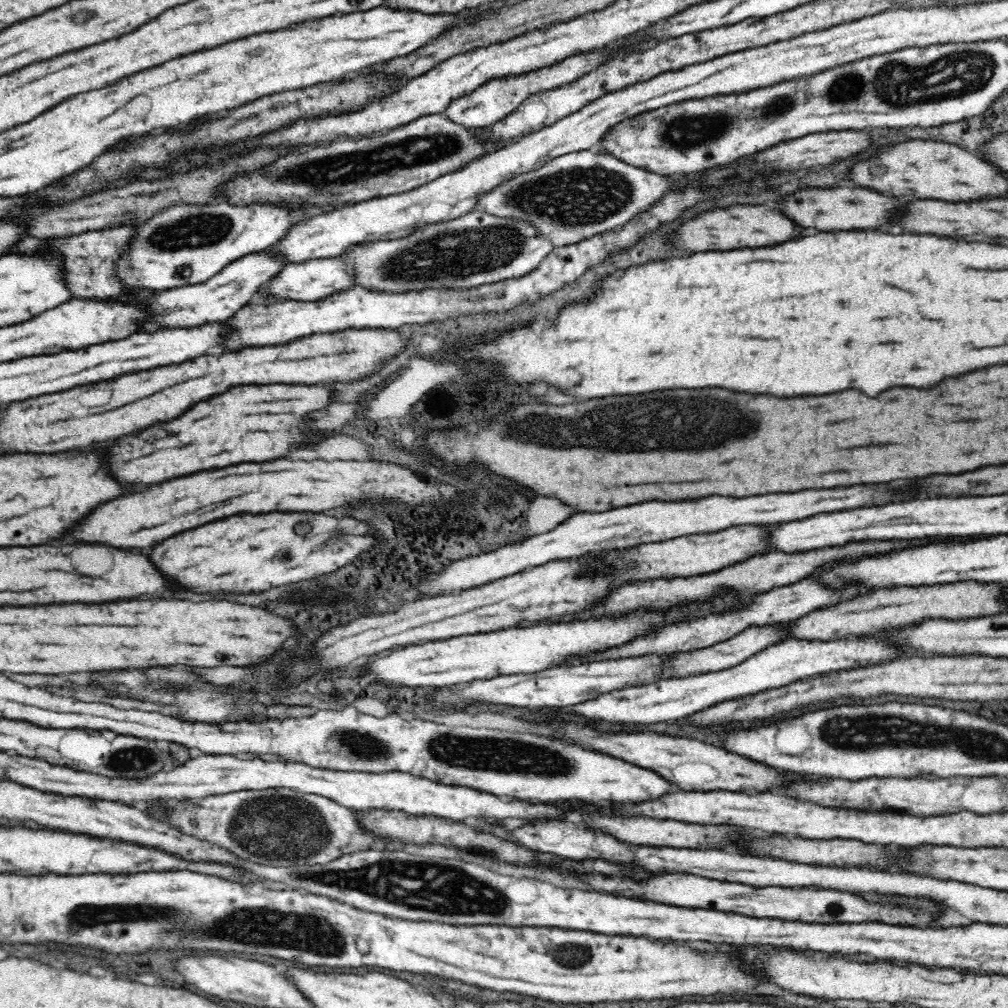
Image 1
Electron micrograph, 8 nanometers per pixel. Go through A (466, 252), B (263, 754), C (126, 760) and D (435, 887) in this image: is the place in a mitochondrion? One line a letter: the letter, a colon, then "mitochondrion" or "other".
A: mitochondrion
B: other
C: mitochondrion
D: mitochondrion

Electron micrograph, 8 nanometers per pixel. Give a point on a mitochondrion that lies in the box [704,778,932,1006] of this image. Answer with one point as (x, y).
(867, 802)

